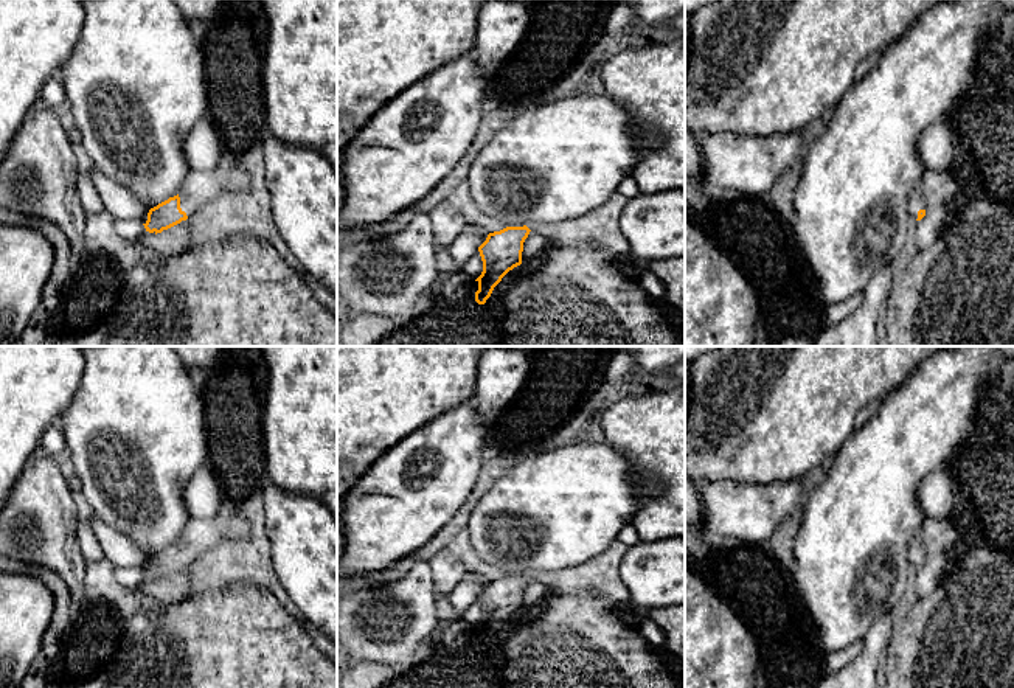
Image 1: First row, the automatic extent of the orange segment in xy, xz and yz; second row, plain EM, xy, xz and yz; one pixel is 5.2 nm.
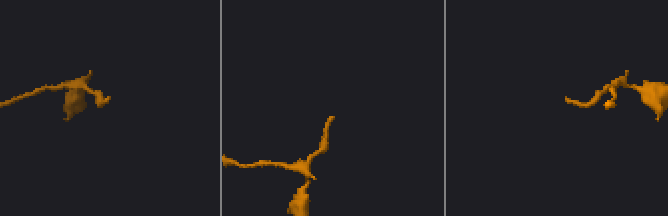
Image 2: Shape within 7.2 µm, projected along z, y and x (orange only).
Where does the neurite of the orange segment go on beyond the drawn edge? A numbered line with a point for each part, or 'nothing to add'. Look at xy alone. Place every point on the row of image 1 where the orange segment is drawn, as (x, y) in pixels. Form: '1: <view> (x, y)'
1: xy (201, 187)

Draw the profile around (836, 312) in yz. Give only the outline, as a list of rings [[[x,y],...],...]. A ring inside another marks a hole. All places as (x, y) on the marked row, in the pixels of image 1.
[[[863,292],[856,294],[849,300],[845,300],[842,303],[832,304],[825,309],[821,315],[820,326],[814,334],[787,334],[781,339],[781,342],[776,346],[812,346],[814,342],[831,326],[842,321],[845,317],[848,317],[851,312],[854,312],[857,308],[860,308],[863,301]]]

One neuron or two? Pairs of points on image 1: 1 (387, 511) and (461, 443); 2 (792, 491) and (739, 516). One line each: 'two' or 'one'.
1: one
2: one

